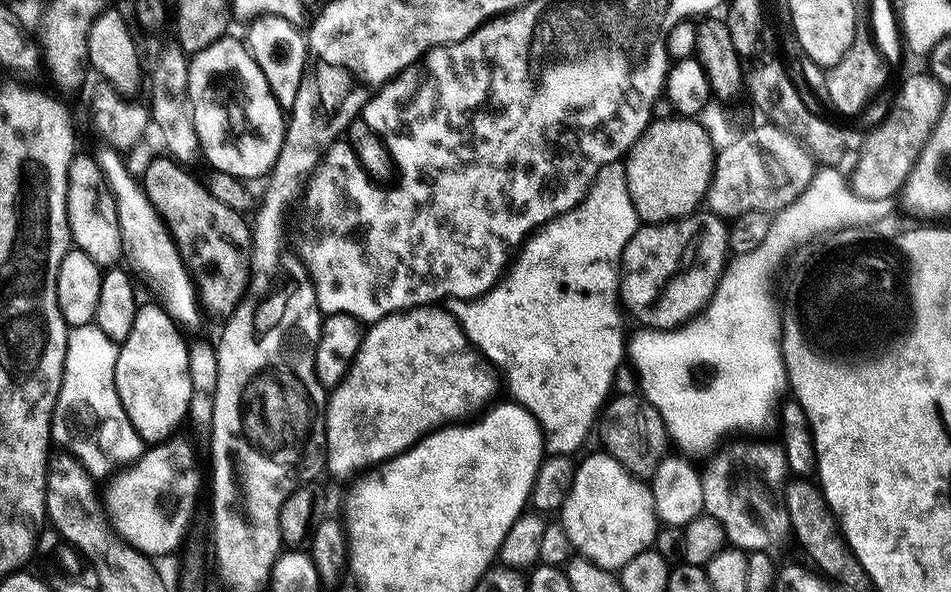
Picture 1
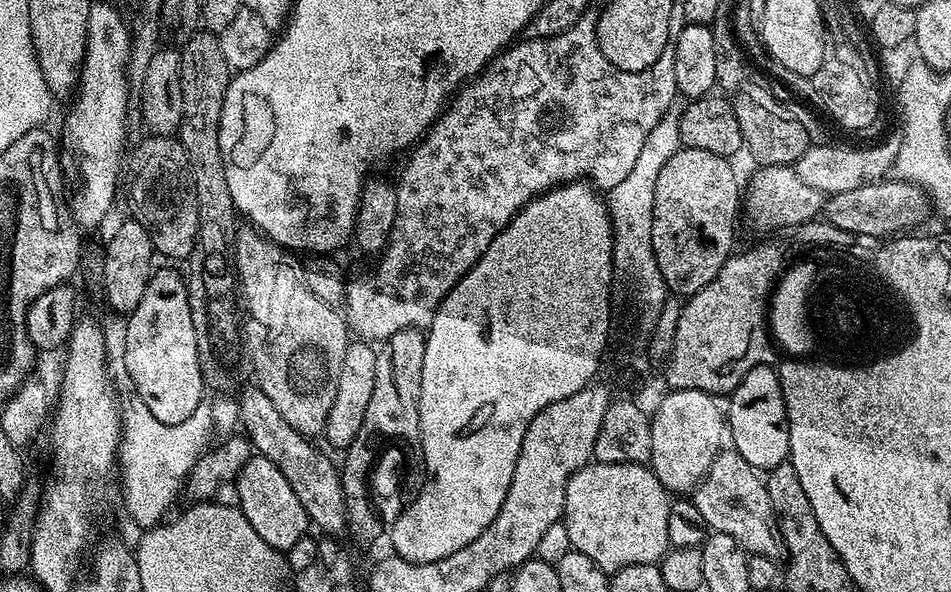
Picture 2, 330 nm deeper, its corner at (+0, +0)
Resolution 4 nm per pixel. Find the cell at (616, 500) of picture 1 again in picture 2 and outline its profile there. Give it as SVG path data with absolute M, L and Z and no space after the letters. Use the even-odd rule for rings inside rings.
M589 462L568 479L562 519L566 531L570 533L573 549L586 554L586 558L594 558L603 572L611 574L622 570L622 566L655 564L663 558L670 547L666 534L669 503L670 493L652 473L651 467L643 464L603 465Z

